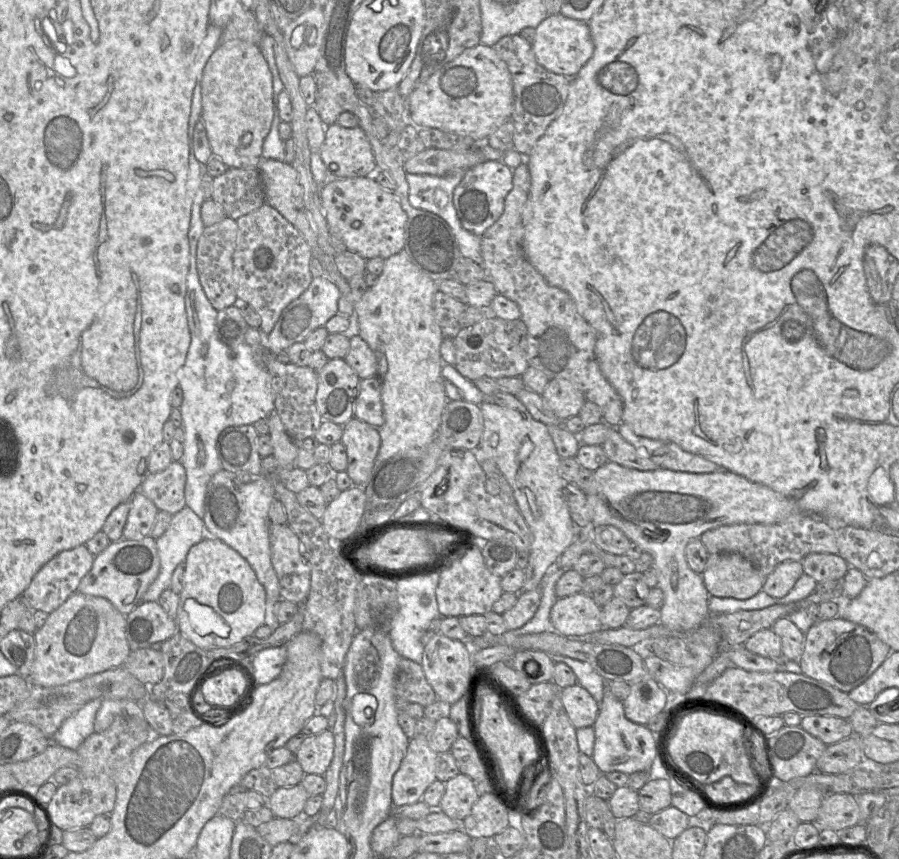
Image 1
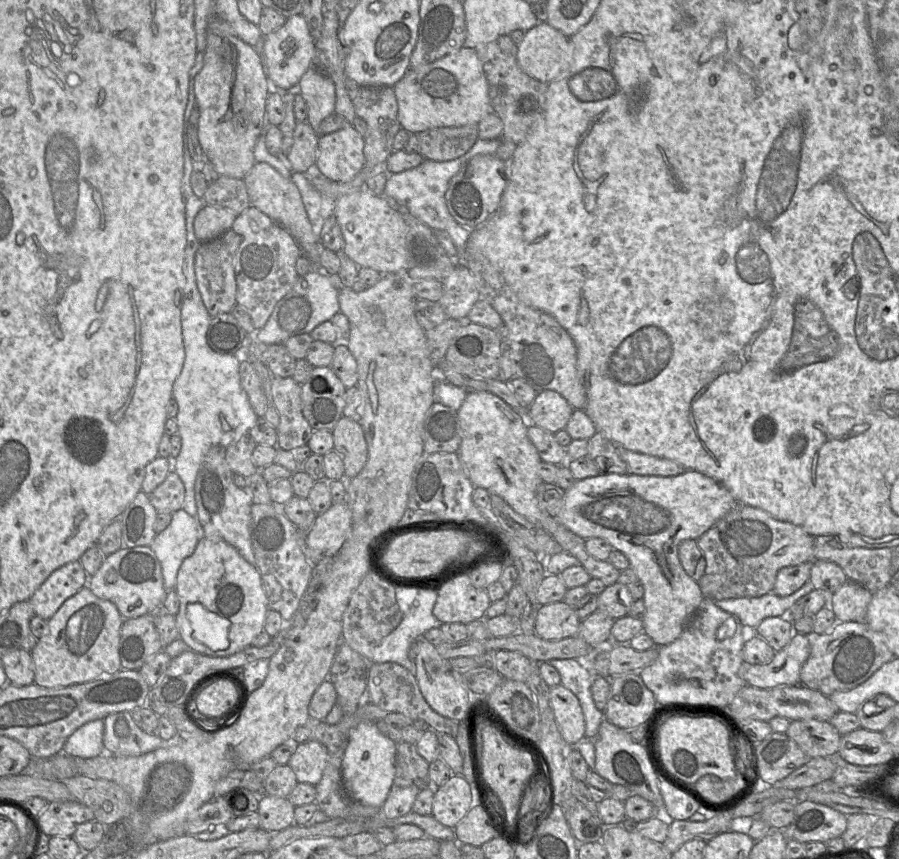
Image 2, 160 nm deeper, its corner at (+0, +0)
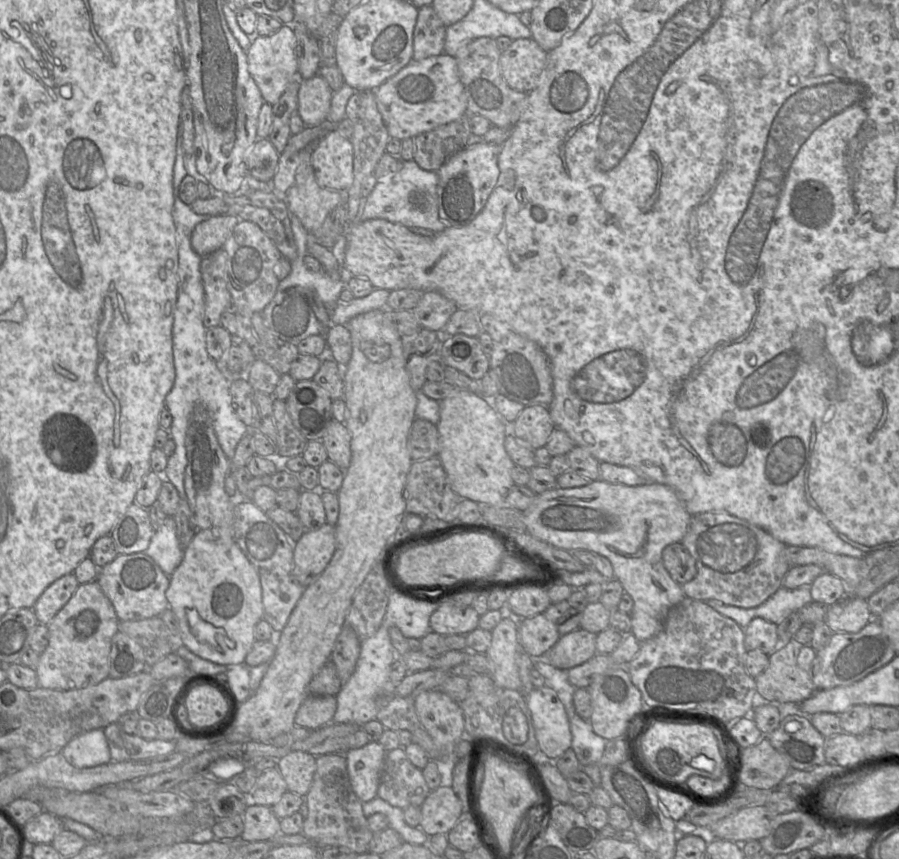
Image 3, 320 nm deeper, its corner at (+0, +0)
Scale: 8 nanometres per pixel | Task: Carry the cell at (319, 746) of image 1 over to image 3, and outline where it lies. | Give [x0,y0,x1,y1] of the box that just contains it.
[277,751,316,797]

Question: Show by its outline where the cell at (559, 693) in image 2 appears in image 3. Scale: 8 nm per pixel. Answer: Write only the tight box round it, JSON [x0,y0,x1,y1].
[525,686,572,761]

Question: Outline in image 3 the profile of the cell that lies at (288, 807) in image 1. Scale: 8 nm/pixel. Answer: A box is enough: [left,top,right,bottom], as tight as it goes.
[239,802,280,842]

